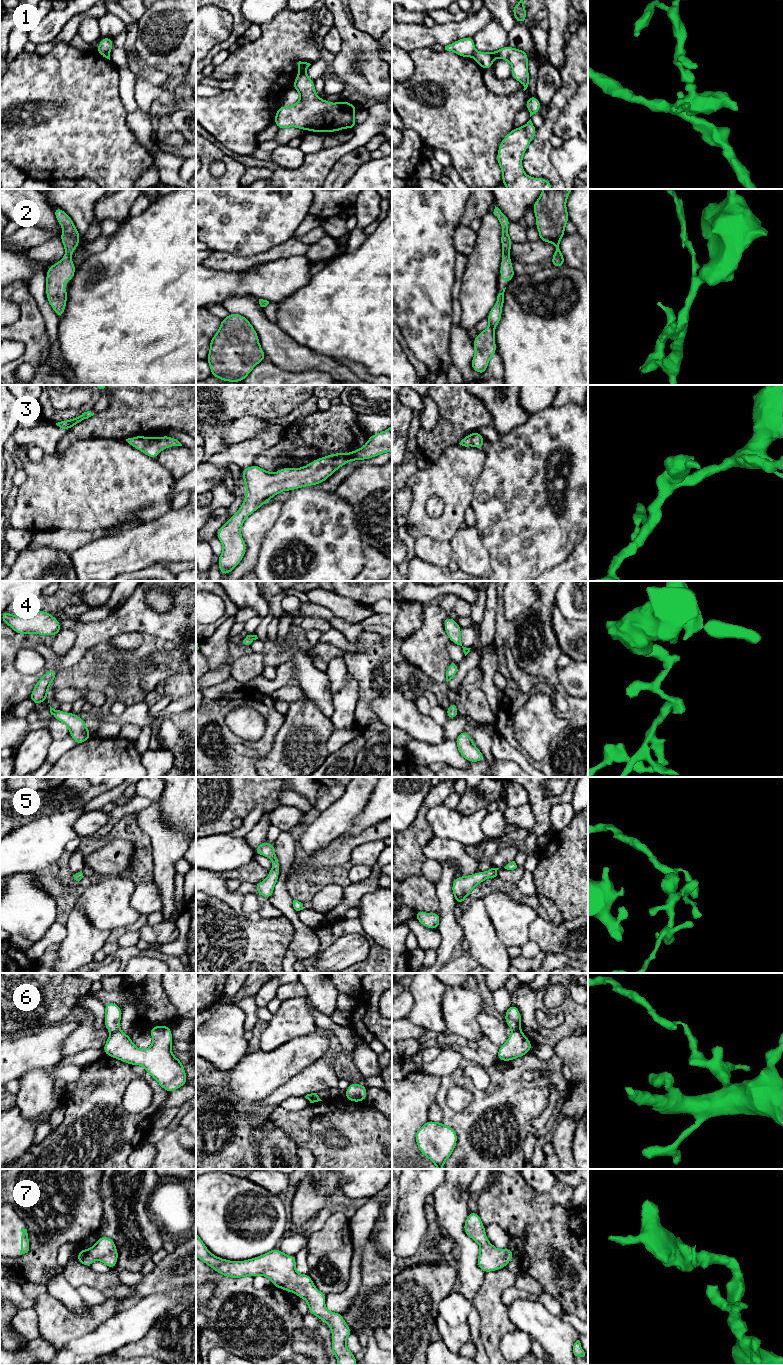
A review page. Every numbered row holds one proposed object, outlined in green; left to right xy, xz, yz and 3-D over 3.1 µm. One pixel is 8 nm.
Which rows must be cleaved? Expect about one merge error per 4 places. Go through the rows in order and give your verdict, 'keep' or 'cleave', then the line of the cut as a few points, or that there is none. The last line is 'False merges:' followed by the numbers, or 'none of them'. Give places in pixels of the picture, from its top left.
1: cleave; cut in xz along (299, 72), (305, 73)
2: keep; no cut
3: keep; no cut
4: keep; no cut
5: keep; no cut
6: cleave; cut in xy along (119, 1029), (111, 1033)
7: keep; no cut
False merges: 1, 6

